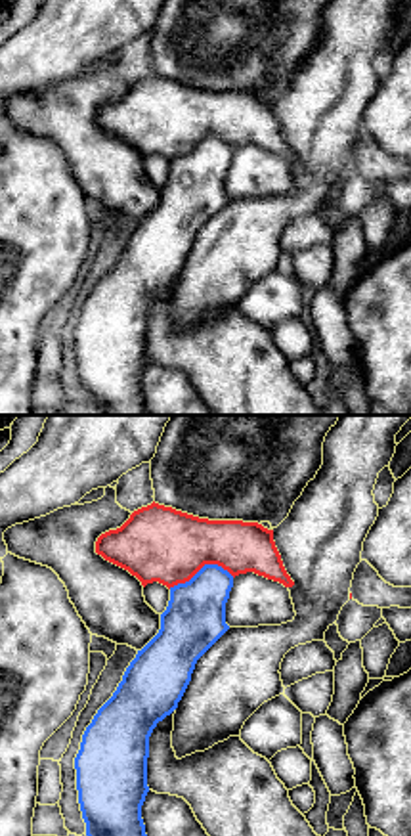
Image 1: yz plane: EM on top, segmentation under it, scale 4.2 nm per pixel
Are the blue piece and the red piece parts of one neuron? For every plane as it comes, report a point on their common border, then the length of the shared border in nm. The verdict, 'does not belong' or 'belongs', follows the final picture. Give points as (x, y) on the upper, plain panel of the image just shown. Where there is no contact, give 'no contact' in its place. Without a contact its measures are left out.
(203, 138) | 280 nm

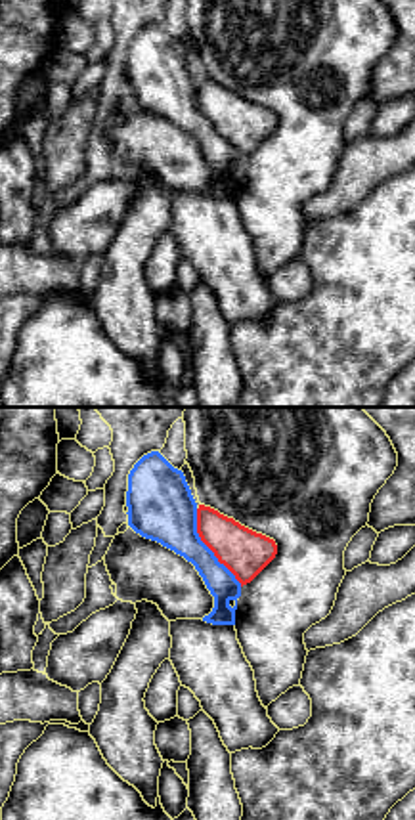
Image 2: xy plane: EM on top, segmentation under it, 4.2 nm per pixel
(207, 119) | 380 nm

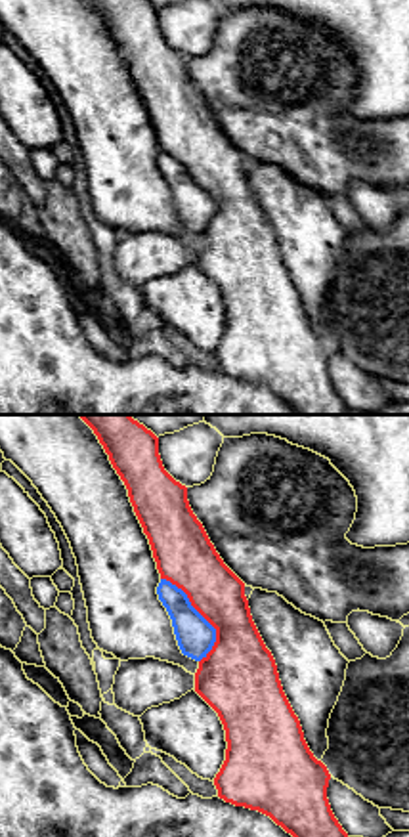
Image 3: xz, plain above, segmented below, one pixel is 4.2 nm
(201, 188) | 400 nm

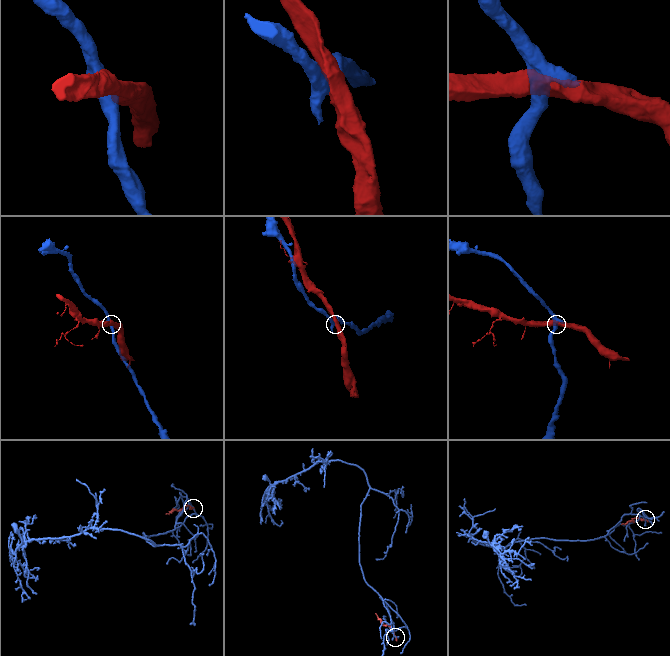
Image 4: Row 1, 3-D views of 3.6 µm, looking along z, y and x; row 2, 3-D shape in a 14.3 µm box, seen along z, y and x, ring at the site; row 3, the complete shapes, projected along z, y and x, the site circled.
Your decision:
does not belong

